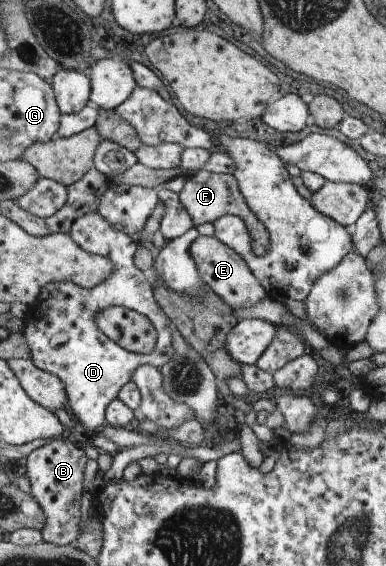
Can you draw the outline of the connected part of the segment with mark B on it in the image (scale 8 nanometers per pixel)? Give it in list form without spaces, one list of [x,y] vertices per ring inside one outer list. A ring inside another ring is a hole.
[[[68,436],[54,438],[48,445],[32,451],[22,462],[23,472],[31,484],[31,495],[44,511],[47,519],[41,530],[43,541],[48,544],[66,546],[73,544],[79,537],[80,507],[84,489],[84,473],[88,458]]]

